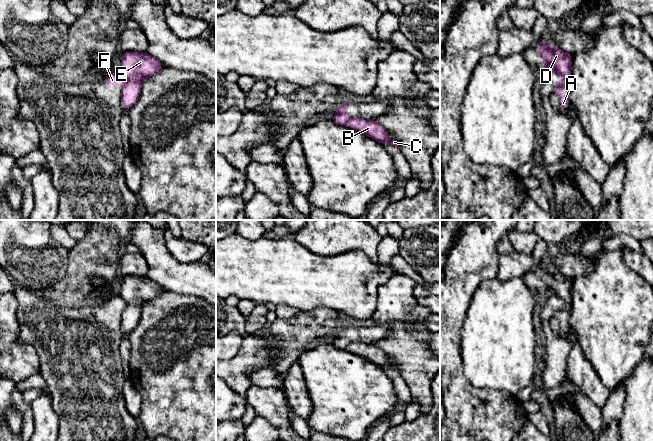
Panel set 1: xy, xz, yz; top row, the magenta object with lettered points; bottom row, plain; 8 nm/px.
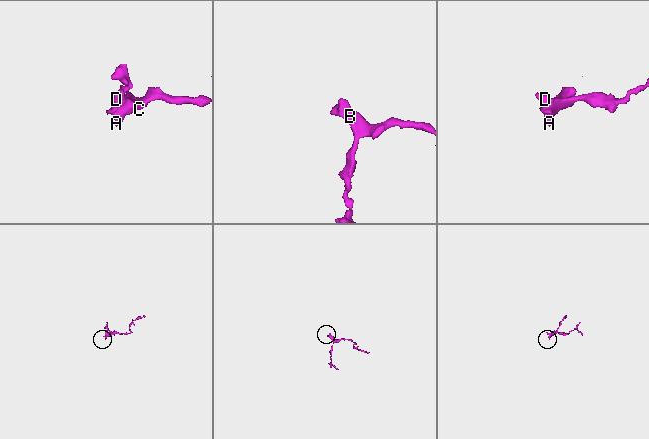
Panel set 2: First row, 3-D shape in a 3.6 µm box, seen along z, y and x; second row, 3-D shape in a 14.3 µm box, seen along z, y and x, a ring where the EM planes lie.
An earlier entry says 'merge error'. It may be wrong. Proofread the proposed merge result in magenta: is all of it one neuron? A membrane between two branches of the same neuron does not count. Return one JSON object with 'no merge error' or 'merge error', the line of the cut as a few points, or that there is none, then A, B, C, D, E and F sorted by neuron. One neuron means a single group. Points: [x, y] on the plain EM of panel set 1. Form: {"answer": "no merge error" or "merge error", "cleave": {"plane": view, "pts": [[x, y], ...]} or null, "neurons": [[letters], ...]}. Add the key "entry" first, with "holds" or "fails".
{"entry": "holds", "answer": "merge error", "cleave": {"plane": "yz", "pts": [[545, 292], [554, 292], [569, 305]]}, "neurons": [["A", "B", "C", "D", "E"], ["F"]]}

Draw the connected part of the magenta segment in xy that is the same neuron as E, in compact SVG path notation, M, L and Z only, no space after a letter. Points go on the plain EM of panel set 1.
M146 276L121 277L120 296L126 302L121 327L126 334L138 323L143 306L163 292L163 288Z

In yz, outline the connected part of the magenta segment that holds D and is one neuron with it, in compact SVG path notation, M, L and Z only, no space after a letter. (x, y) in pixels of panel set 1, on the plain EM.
M546 266L537 268L536 273L542 281L545 293L553 292L561 297L568 305L571 305L571 287L573 284L571 278L567 278L560 272L551 270Z

